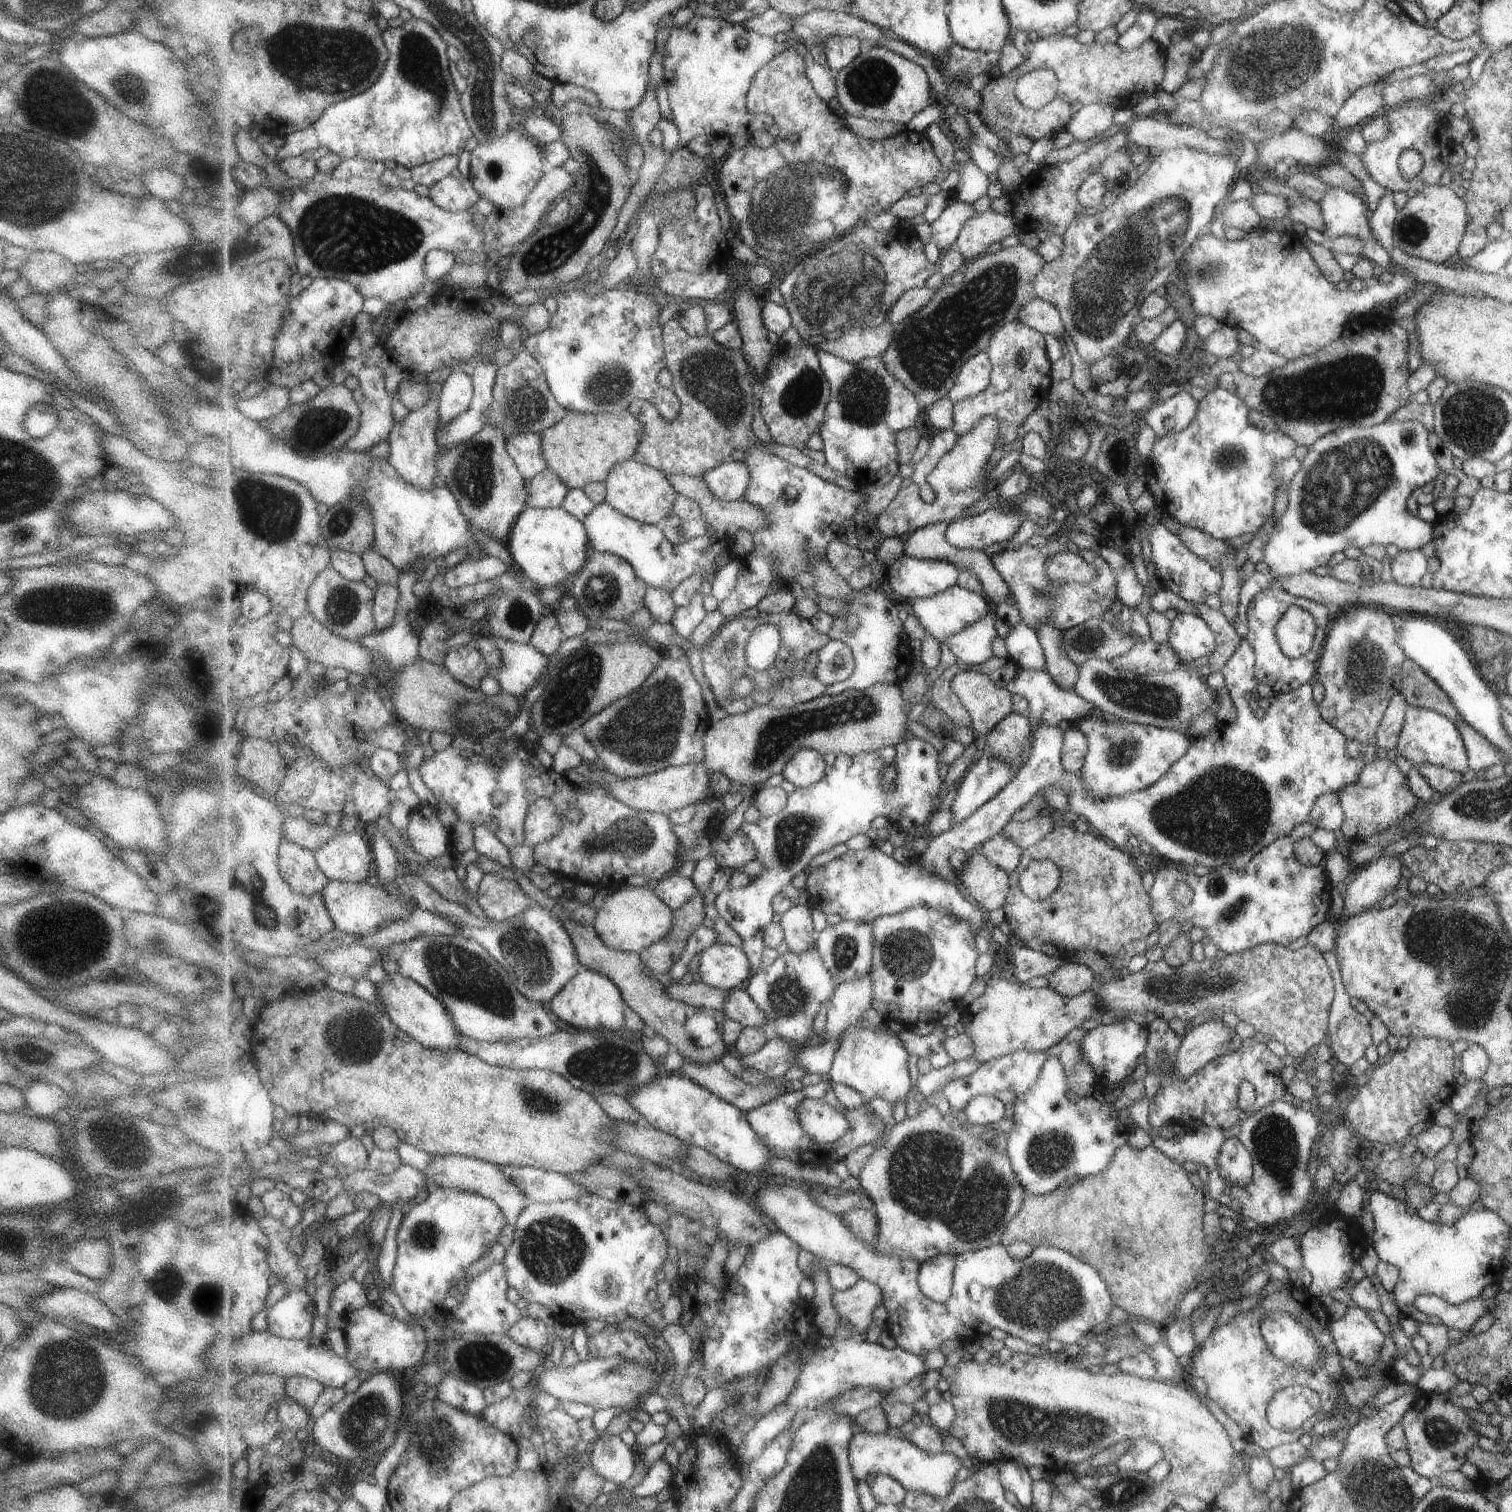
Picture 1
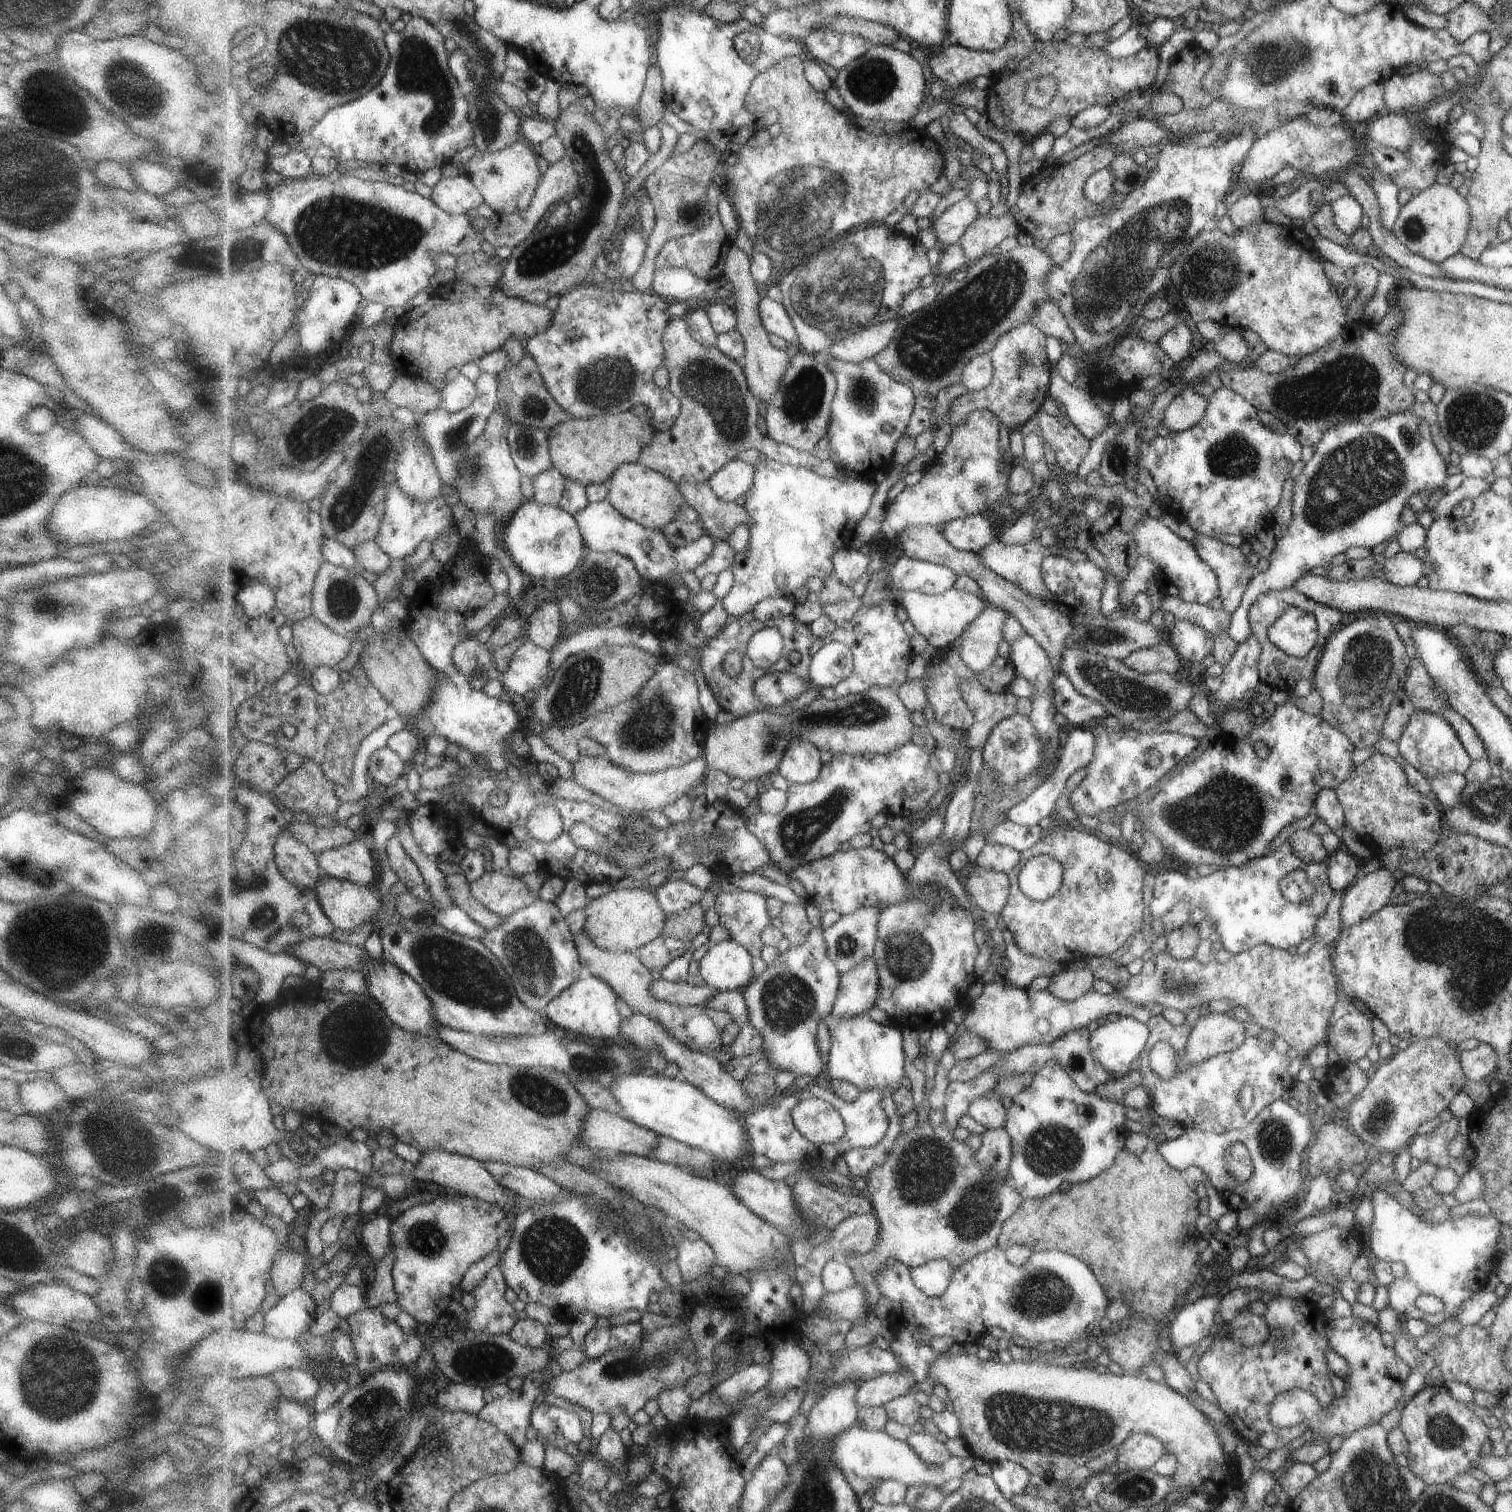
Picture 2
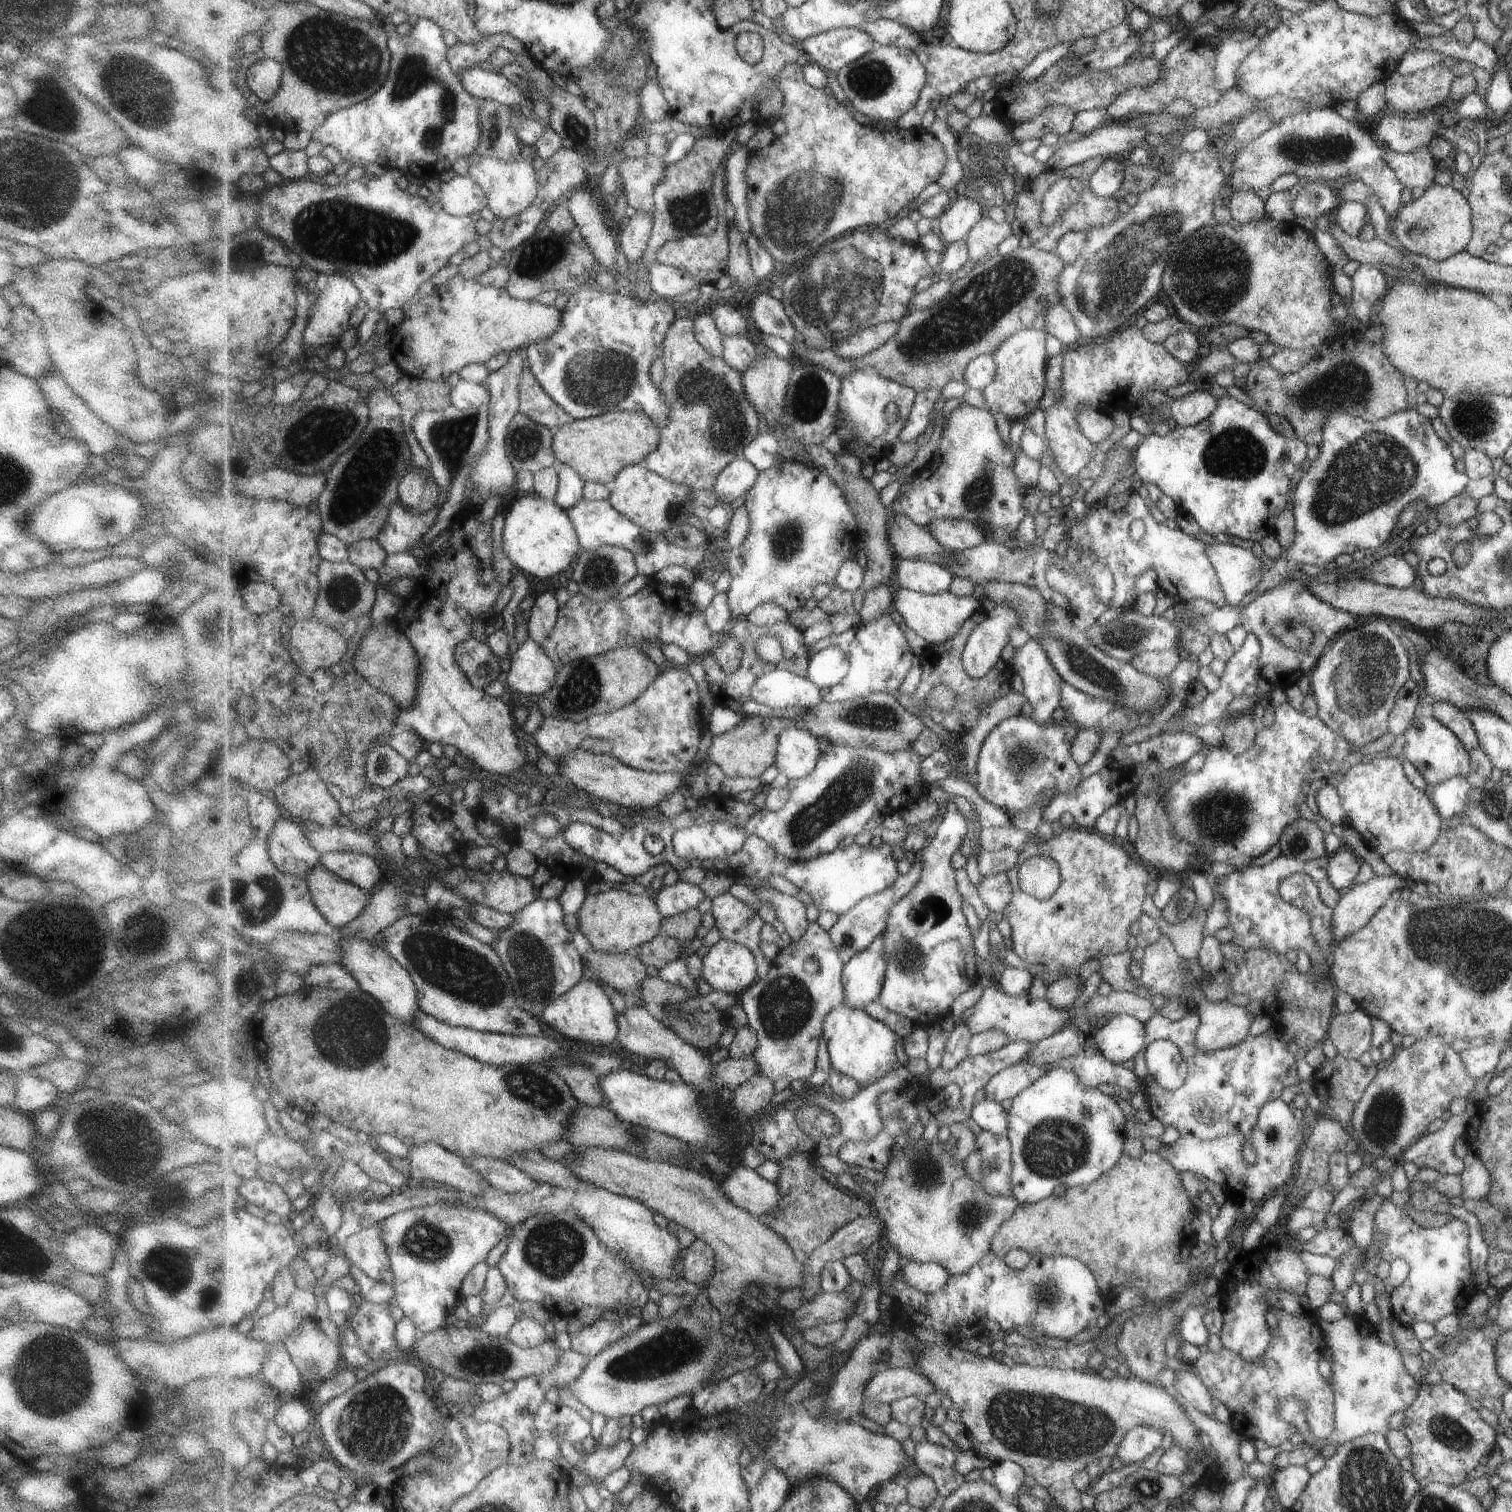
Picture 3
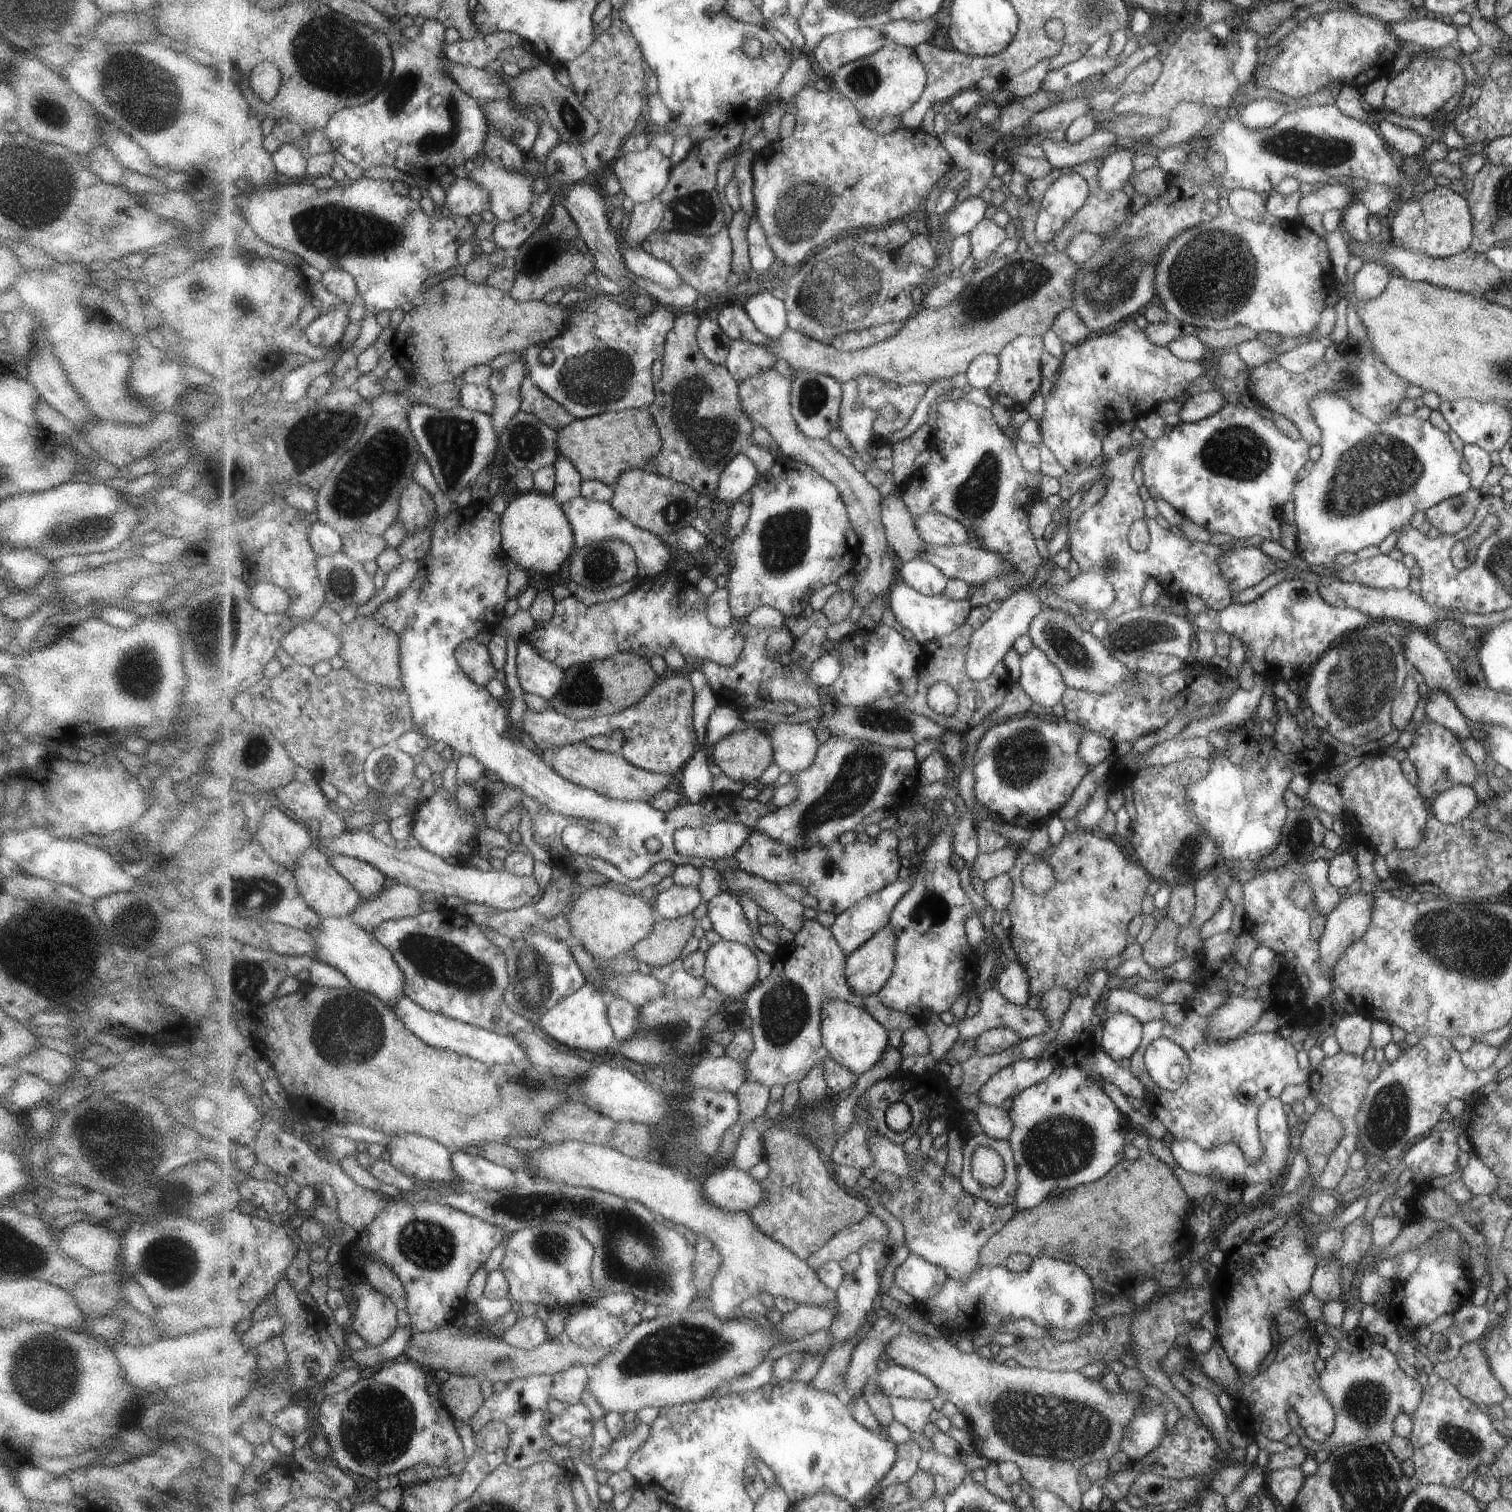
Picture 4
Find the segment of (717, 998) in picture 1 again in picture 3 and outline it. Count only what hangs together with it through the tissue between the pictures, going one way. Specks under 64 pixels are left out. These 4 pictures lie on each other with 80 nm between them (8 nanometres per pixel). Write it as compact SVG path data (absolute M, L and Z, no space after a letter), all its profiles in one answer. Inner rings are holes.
M647 977L638 990L638 998L645 1005L669 1005L683 1002L689 997L699 995L697 990L690 991L685 987L665 982L661 977Z

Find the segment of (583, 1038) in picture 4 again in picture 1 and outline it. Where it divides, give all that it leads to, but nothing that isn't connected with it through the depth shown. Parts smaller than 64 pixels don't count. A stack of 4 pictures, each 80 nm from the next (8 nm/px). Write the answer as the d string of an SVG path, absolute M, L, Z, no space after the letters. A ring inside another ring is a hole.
M581 966L578 973L570 980L559 994L550 1002L550 1010L561 1021L578 1028L597 1030L599 1026L619 1031L623 1026L625 1000L619 987L607 975Z

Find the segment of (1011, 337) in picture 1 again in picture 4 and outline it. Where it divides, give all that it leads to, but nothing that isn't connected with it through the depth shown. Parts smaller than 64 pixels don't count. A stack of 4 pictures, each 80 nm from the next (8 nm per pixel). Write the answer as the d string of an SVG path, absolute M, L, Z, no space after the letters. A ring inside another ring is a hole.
M1023 334L1018 338L1013 338L1013 341L1009 342L999 352L999 355L997 355L1000 364L999 378L987 390L987 394L993 403L997 402L1011 412L1027 410L1027 404L1033 402L1033 398L1039 392L1041 386L1041 379L1043 378L1041 354L1045 351L1044 346L1043 336Z

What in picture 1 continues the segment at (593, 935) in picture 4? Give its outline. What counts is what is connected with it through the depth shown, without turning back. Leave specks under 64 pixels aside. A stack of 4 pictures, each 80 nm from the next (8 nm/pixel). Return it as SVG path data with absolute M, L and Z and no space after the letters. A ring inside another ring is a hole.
M629 885L617 887L617 890L602 902L592 925L608 947L618 951L640 953L670 933L674 926L674 912L659 898L655 889Z

